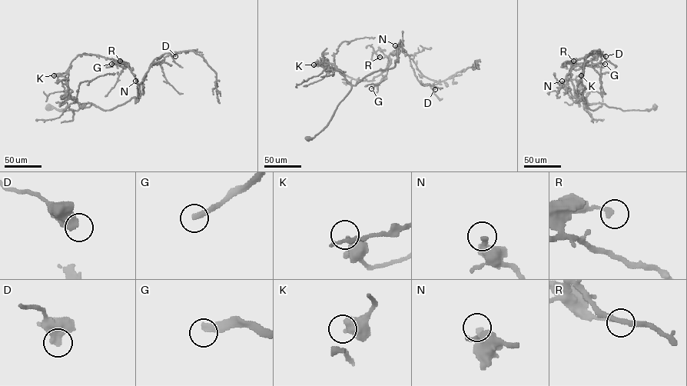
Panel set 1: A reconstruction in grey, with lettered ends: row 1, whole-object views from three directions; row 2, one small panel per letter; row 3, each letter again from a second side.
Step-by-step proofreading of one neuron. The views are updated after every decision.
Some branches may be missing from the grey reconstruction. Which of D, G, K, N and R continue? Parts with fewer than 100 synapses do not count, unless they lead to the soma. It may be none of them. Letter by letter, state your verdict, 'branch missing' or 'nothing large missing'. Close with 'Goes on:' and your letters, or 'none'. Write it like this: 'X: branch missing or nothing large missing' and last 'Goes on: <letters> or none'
D: nothing large missing
G: branch missing
K: nothing large missing
N: nothing large missing
R: nothing large missing
Goes on: G

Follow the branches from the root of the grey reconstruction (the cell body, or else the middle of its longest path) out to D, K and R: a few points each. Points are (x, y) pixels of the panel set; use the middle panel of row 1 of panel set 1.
D: (309, 138), (326, 125), (351, 85), (373, 72), (394, 67), (400, 44), (420, 83), (435, 89)
K: (309, 138), (326, 125), (351, 88), (335, 66), (329, 63), (328, 66), (327, 59), (313, 64)
R: (309, 138), (326, 125), (351, 85), (373, 72), (393, 68), (399, 58), (392, 52), (380, 57)

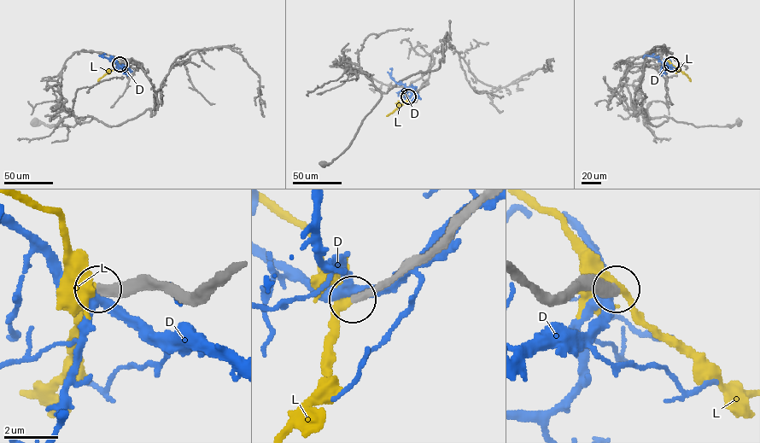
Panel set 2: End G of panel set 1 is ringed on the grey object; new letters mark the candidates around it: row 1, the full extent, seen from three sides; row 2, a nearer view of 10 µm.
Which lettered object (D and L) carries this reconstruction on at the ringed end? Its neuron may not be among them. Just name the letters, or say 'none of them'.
L

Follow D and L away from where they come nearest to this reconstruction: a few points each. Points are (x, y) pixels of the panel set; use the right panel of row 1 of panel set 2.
D: (671, 64), (668, 68), (657, 58), (646, 55), (642, 58)
L: (671, 64), (691, 81)

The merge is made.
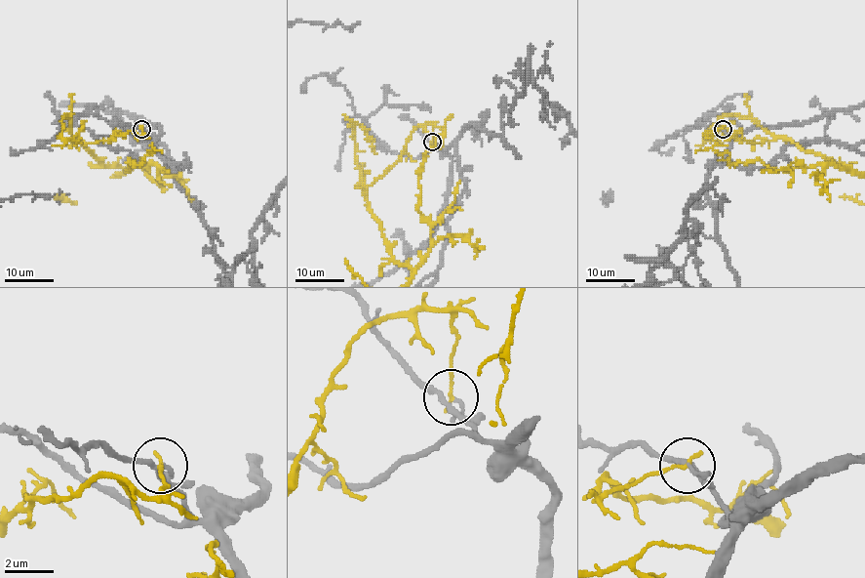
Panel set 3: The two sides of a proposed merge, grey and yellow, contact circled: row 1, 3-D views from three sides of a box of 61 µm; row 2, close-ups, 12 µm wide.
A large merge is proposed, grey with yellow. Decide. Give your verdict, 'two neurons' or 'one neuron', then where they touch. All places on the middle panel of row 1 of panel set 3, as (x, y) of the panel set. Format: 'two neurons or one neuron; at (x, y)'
two neurons; at (432, 142)

